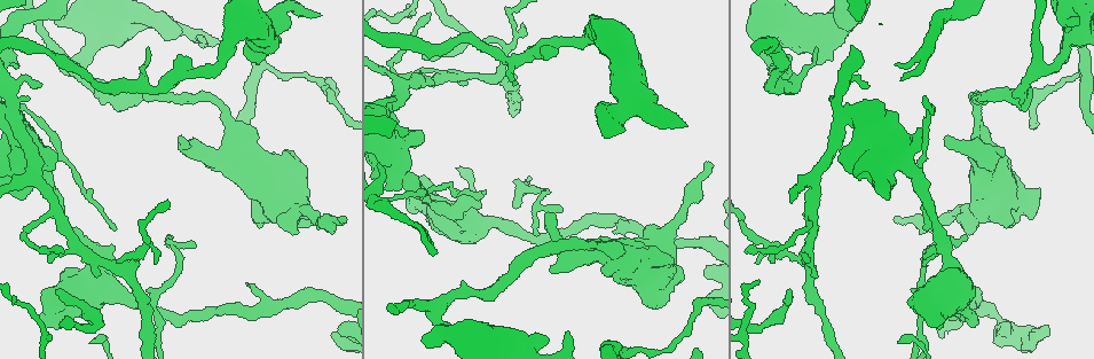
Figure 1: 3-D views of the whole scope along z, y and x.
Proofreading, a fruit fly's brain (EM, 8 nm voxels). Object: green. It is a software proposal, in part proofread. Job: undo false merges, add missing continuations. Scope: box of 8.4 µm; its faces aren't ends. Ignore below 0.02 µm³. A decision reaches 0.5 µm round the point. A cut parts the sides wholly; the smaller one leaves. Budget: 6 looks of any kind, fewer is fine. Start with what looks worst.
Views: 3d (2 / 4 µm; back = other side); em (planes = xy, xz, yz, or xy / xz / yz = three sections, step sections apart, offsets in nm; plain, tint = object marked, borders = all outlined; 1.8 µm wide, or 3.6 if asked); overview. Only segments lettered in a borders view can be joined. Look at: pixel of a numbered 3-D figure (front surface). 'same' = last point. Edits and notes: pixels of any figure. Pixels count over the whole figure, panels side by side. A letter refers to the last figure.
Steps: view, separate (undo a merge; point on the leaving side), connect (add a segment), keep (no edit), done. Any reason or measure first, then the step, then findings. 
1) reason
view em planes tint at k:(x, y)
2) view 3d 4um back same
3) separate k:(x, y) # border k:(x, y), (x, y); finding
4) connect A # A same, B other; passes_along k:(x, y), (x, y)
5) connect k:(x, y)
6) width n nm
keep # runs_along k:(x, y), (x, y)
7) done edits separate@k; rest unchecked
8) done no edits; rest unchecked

branch stops here
view em xy step 4 borders at 1:(787, 292)

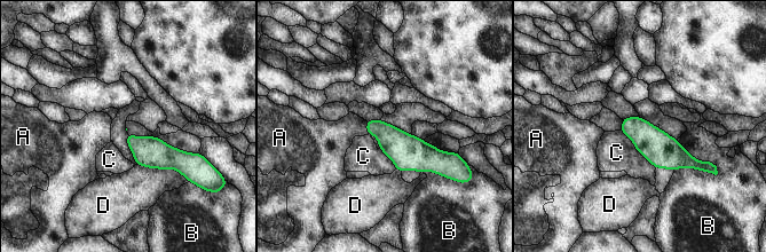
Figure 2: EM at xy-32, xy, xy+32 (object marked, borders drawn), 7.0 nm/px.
width 160 nm
keep # A other, B other, C other, D other; border 2:(677, 139), (694, 157), (713, 163); no lettered segment goes on from it

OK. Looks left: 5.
an open end
view 3d 4um at 1:(178, 138)

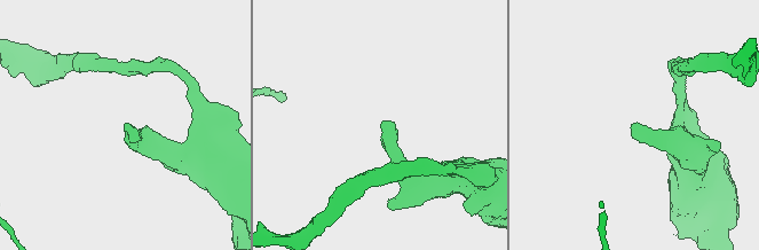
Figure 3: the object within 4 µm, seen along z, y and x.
view em yz step 4 plain at 3:(126, 125)

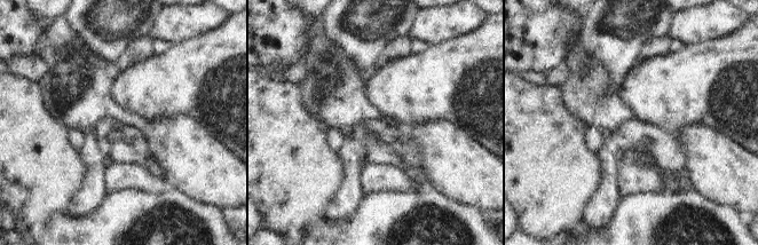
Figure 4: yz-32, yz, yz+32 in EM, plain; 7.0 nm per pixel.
what lies round it
view em yz step 4 borders same

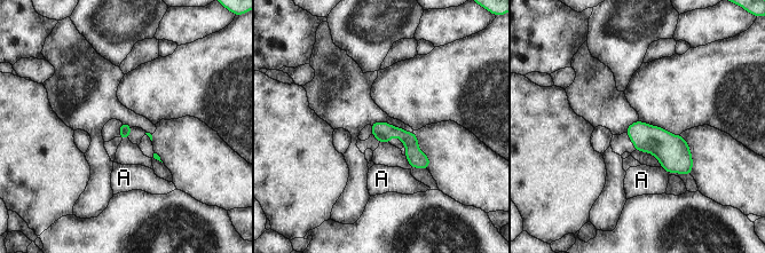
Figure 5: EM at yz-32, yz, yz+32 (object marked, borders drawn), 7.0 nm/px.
keep # A other; runs_along 5:(373, 127), (399, 132), (425, 166); none of them fits

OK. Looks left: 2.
view 3d 4um at 1:(877, 136)

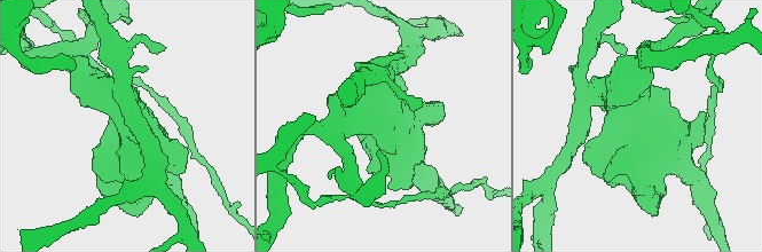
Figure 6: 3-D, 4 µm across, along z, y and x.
now the EM
view em 3.6um planes borders at 6:(387, 122)

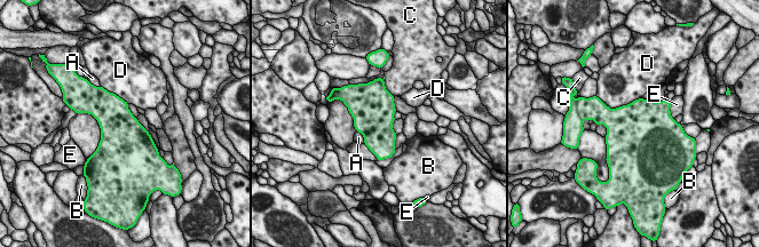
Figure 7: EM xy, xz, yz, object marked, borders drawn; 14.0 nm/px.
width 550 nm
keep # A other, B other, C other, D other, E other; border 7:(641, 97), (615, 108), (601, 101); all the same neuron

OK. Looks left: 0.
done no edits; rest unchecked

